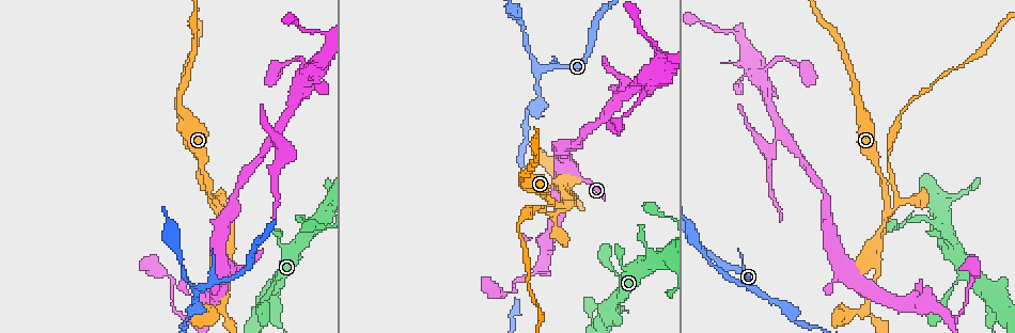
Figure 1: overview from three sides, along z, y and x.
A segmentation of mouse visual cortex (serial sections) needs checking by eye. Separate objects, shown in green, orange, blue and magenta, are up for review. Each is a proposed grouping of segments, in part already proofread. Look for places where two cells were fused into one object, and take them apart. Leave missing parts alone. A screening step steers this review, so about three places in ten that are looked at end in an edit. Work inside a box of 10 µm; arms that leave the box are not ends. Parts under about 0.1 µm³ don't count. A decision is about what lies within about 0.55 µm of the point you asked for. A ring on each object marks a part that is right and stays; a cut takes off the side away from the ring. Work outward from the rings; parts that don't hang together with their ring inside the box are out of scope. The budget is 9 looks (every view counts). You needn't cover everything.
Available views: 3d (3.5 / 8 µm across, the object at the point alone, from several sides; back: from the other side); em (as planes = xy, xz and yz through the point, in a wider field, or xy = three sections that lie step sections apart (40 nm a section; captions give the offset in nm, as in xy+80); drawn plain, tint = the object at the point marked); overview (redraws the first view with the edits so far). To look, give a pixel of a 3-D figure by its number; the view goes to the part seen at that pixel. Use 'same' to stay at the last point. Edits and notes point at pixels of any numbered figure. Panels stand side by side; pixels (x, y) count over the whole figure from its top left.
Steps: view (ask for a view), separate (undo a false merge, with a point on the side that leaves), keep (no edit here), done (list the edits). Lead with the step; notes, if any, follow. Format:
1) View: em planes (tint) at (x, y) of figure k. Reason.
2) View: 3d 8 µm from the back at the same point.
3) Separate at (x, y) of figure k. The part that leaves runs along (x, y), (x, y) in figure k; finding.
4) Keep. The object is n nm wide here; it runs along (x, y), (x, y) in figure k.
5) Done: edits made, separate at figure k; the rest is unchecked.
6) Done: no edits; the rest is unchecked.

View: 3d 3.5 µm at (563, 207) of figure 1. Three-way junction.

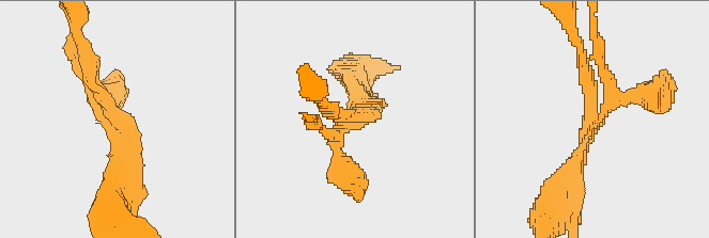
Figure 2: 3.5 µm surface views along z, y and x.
View: em xy step 5 (tint) at (109, 111) of figure 2.

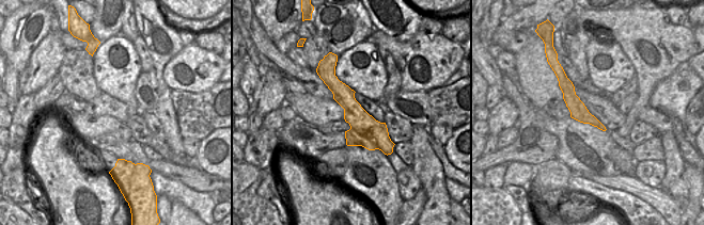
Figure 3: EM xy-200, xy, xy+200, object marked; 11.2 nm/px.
View: em xy step 3 (tint) at the same point.

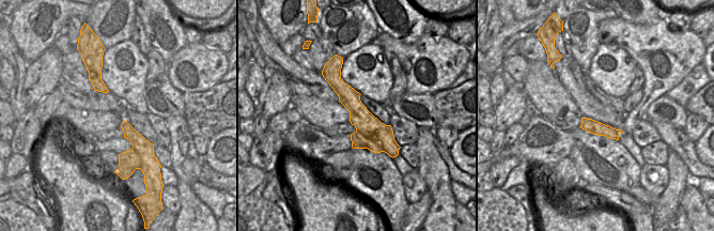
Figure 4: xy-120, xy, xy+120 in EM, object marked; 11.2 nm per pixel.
Separate at (107, 193) of figure 2. A border runs along (356, 129), (375, 141), (384, 151) in figure 4; two cells meet here.

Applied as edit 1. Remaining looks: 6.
View: overview.

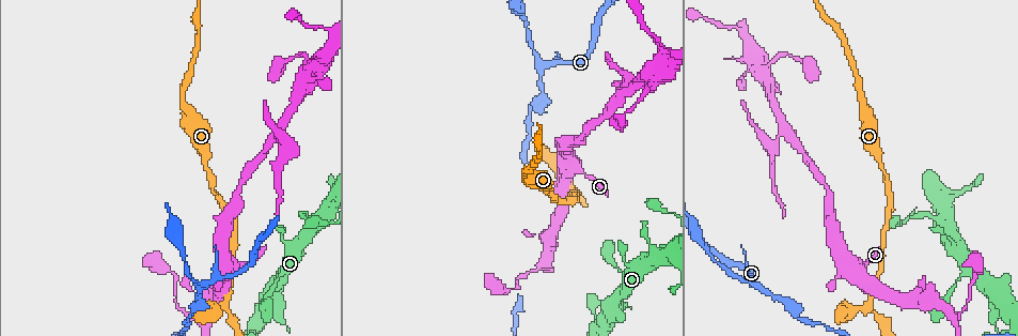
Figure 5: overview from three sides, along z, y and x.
View: 3d 3.5 µm at (754, 285) of figure 5.

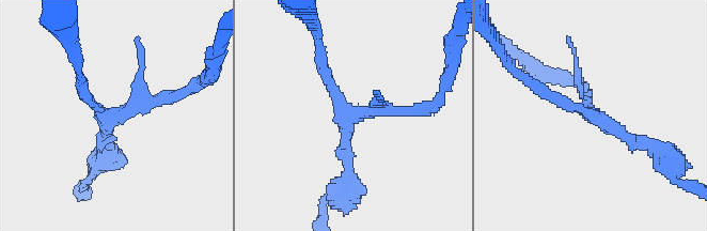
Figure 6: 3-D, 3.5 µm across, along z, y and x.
View: em xy step 2 (tint) at (357, 114) of figure 6.

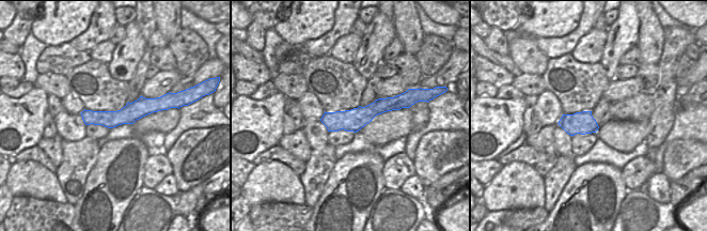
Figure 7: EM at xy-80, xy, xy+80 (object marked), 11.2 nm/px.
View: em xy step 3 (tint) at the same point.

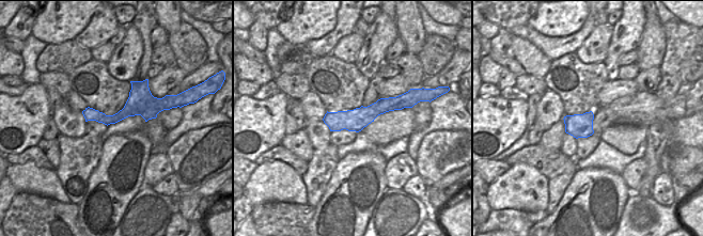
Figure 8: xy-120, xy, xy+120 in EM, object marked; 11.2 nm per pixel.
Keep. The object is 260 nm wide here; it runs along (157, 109), (129, 109), (114, 119), (86, 113) in figure 8; continuous, no second cell.

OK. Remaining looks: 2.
View: 3d 8 µm at (619, 97) of figure 5.

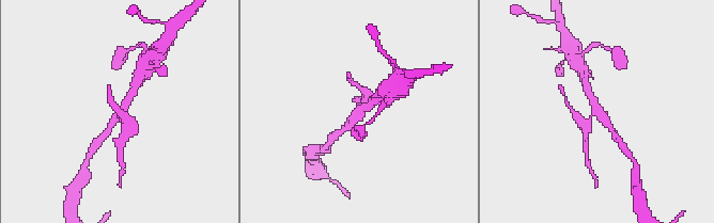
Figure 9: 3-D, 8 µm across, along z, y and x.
View: em xy step 5 (tint) at the same point. 3 arms meet here; the arms are 200, 250, 300 nm wide.

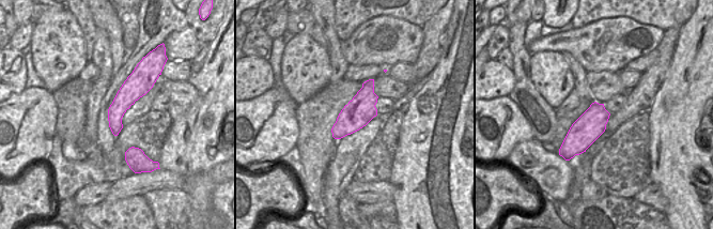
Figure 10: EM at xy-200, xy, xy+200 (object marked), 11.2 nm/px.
Separate at (129, 123) of figure 9. The part that leaves runs along (122, 120), (127, 129), (120, 161) in figure 9; a second cell is stuck on.

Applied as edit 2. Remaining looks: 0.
Done: edits made, separate at figure 2, separate at figure 9; the rest is unchecked.

